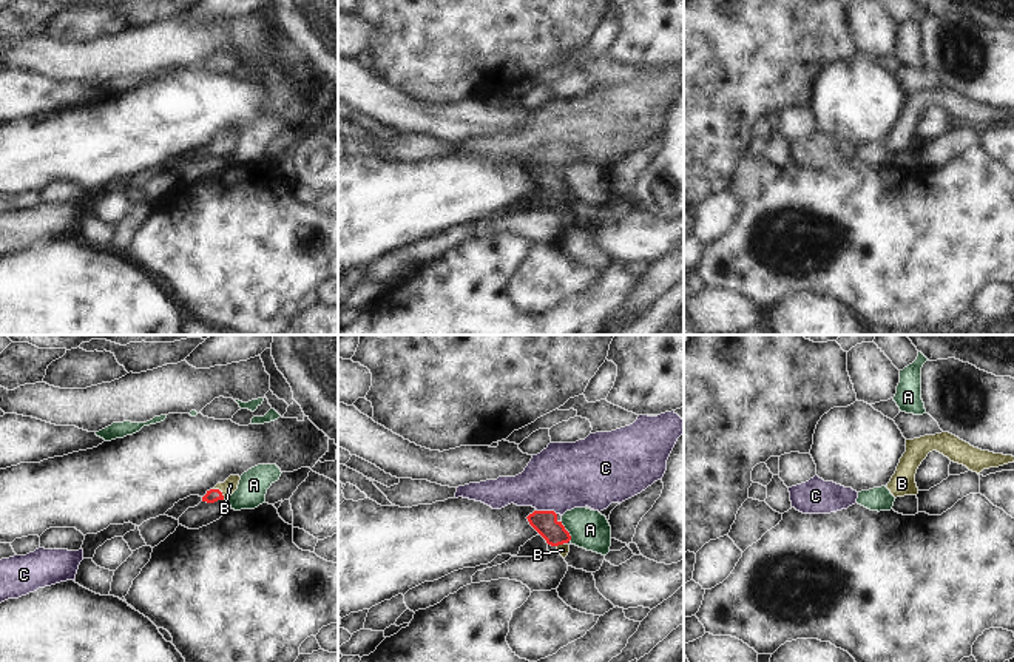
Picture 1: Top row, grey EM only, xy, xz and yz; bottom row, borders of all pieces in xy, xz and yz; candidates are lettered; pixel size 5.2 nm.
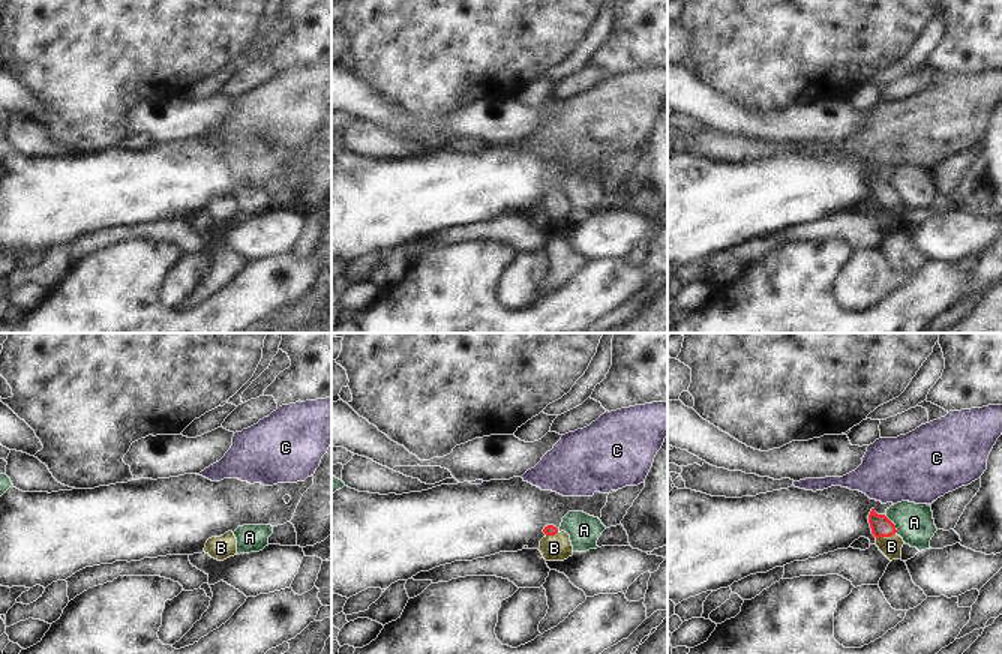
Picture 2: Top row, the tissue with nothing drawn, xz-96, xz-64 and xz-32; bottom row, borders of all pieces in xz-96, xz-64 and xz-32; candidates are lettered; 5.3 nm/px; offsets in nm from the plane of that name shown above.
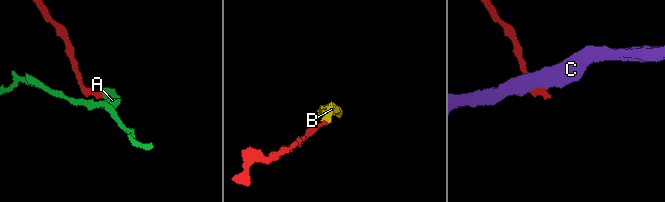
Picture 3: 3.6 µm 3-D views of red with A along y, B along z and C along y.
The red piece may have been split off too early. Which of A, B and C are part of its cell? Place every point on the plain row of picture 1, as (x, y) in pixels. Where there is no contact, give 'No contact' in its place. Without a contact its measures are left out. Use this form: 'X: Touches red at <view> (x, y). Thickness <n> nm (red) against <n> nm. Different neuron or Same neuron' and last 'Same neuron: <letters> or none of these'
A: Touches red at xz (567, 185). Thickness 130 nm (red) against 200 nm. Different neuron
B: Touches red at xy (221, 147). Thickness 70 nm (red) against 80 nm. Same neuron
C: Touches red at xz (547, 165). Thickness 130 nm (red) against 340 nm. Different neuron
Same neuron: B.

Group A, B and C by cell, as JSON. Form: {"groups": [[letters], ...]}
{"groups": [["A"], ["B"], ["C"]]}

